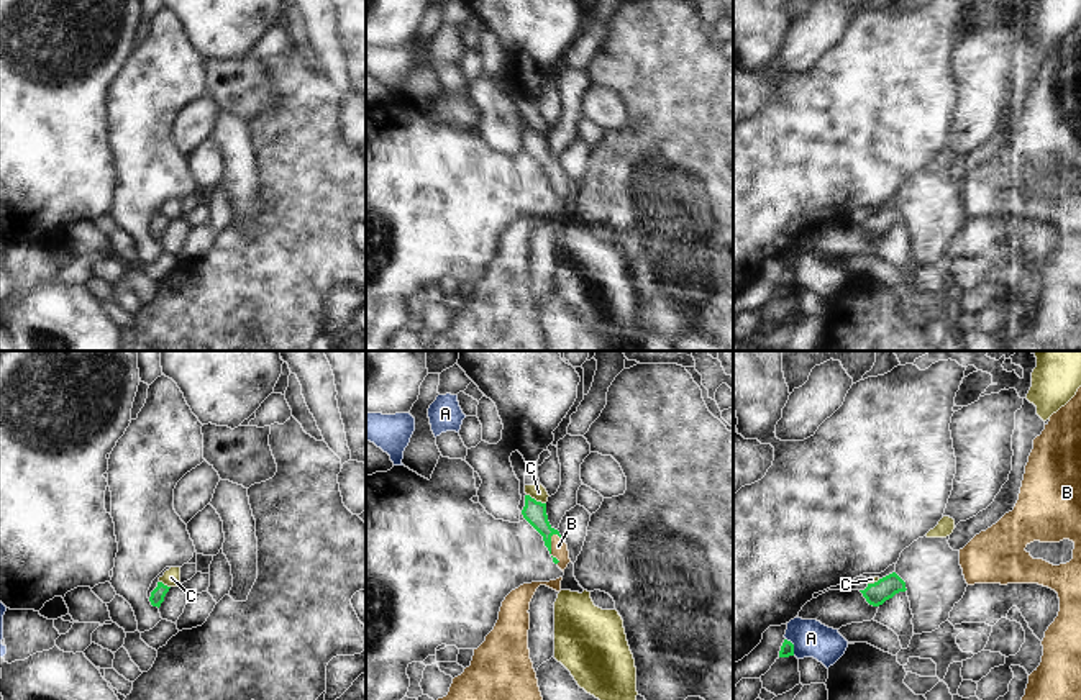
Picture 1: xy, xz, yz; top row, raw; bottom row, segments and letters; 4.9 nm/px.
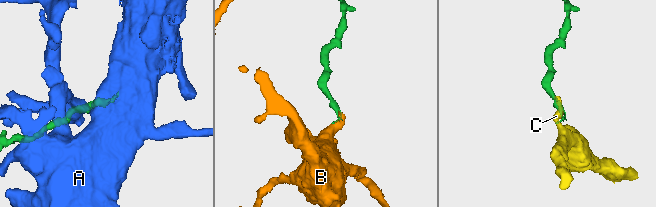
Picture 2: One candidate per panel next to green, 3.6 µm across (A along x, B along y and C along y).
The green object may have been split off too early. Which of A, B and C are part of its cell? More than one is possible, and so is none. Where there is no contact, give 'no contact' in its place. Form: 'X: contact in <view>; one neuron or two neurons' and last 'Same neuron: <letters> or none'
A: contact in yz; two neurons
B: contact in xz; one neuron
C: contact in xz; two neurons
Same neuron: B

